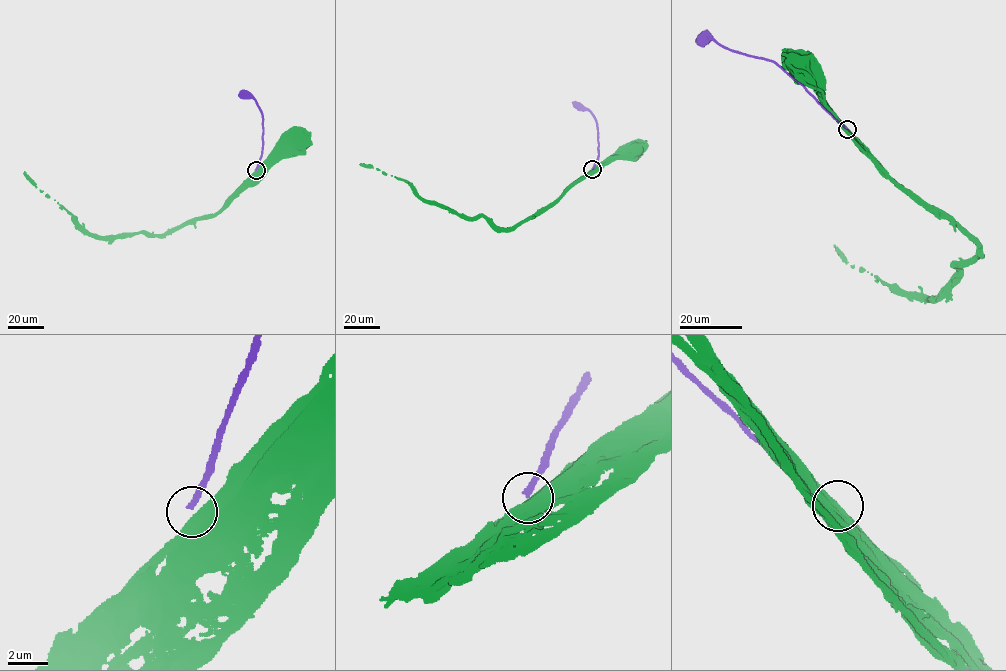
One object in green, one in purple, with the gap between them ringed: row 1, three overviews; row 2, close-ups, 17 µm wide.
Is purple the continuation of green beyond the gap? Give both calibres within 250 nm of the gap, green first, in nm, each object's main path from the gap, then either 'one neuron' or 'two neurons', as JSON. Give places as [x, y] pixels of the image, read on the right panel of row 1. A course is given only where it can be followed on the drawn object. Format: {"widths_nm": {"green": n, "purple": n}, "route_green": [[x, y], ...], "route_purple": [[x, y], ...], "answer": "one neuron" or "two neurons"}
{"widths_nm": {"green": 550, "purple": 240}, "route_green": [[848, 129], [800, 71]], "route_purple": [[847, 129], [772, 61], [733, 51], [706, 38]], "answer": "two neurons"}

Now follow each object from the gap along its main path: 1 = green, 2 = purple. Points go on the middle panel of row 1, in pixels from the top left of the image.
1: (593, 169), (629, 149)
2: (592, 169), (598, 156), (598, 127), (591, 112), (578, 107)

